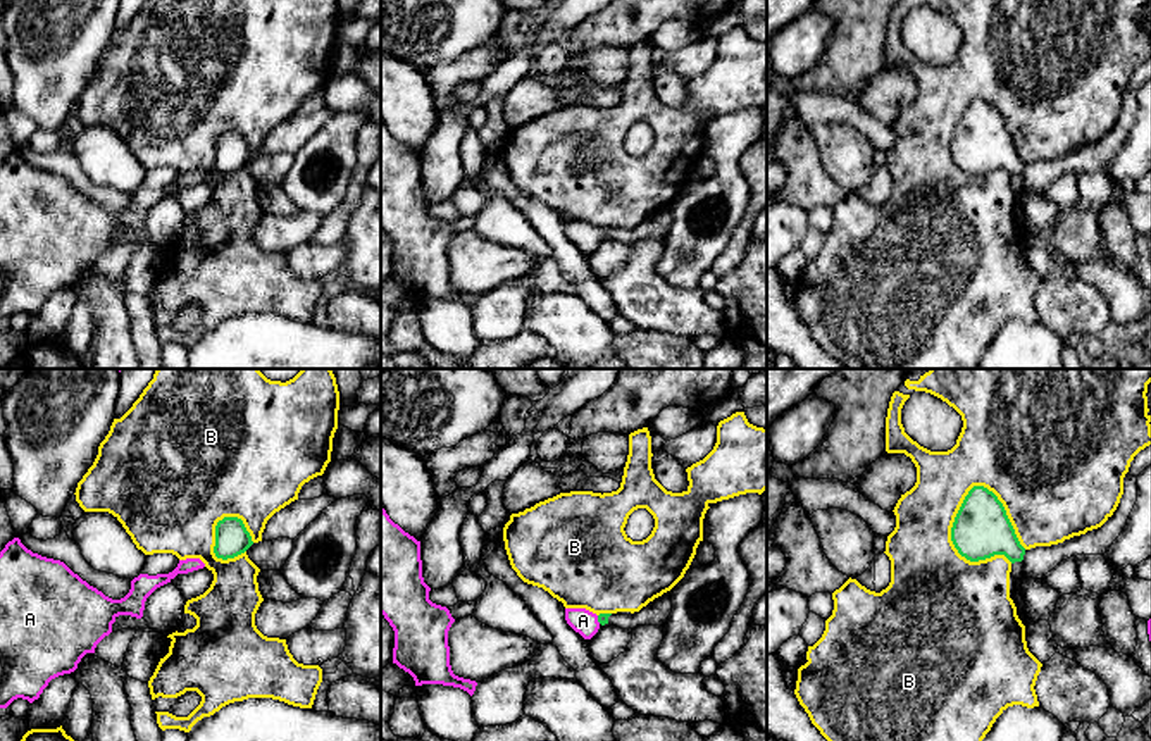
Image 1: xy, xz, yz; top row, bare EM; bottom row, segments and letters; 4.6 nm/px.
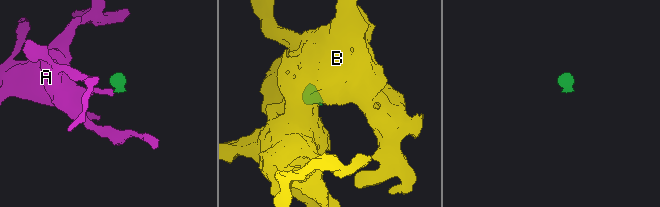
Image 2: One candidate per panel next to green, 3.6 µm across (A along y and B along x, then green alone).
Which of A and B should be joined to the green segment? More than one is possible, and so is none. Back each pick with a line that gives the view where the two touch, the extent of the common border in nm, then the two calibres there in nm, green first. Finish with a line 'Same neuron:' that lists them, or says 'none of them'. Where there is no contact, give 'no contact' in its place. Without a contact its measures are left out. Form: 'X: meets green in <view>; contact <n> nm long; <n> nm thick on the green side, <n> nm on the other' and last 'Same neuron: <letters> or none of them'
A: meets green in xz; contact 40 nm long; 50 nm thick on the green side, 120 nm on the other
Same neuron: A

